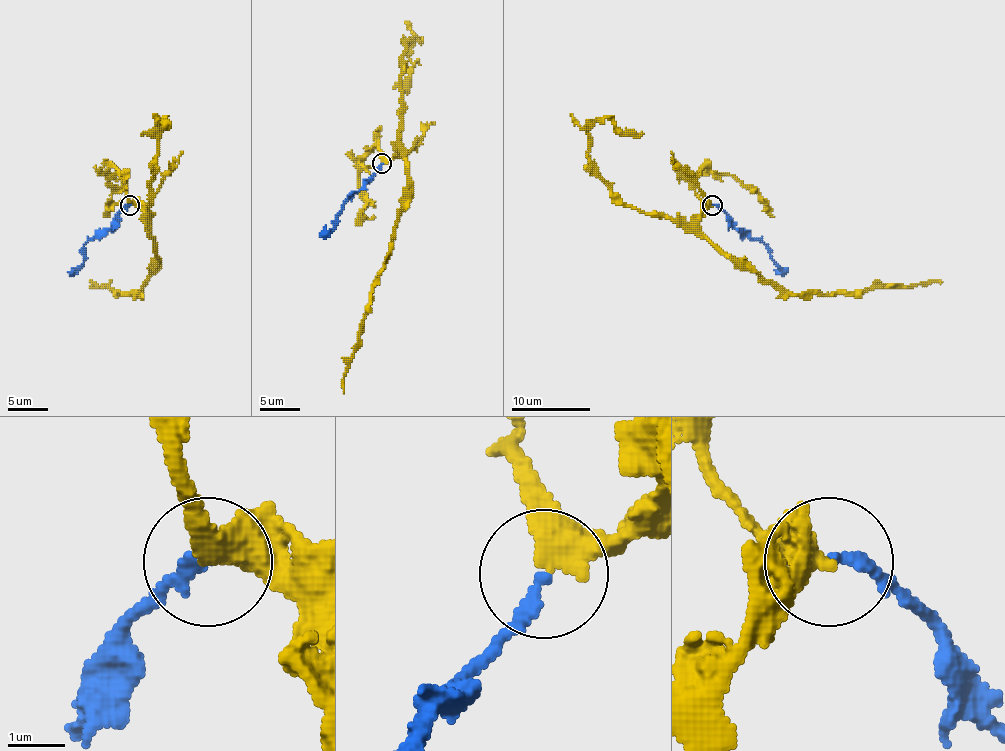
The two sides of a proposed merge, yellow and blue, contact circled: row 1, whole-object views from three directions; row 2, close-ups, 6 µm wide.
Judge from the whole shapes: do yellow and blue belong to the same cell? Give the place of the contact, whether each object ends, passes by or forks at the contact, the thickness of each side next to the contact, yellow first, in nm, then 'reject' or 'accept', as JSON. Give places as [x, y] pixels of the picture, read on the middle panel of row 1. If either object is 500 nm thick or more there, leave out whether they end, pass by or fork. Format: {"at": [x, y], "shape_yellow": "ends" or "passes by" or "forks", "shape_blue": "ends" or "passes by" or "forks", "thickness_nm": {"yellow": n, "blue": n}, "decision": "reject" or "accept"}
{"at": [381, 163], "shape_yellow": "passes by", "shape_blue": "ends", "thickness_nm": {"yellow": 380, "blue": 180}, "decision": "accept"}

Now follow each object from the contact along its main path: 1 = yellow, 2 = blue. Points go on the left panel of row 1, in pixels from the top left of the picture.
1: (131, 205), (143, 212), (155, 244), (155, 270), (137, 294), (117, 294), (111, 288), (101, 288), (91, 282)
2: (129, 205), (109, 228), (83, 246), (83, 262), (68, 272)

